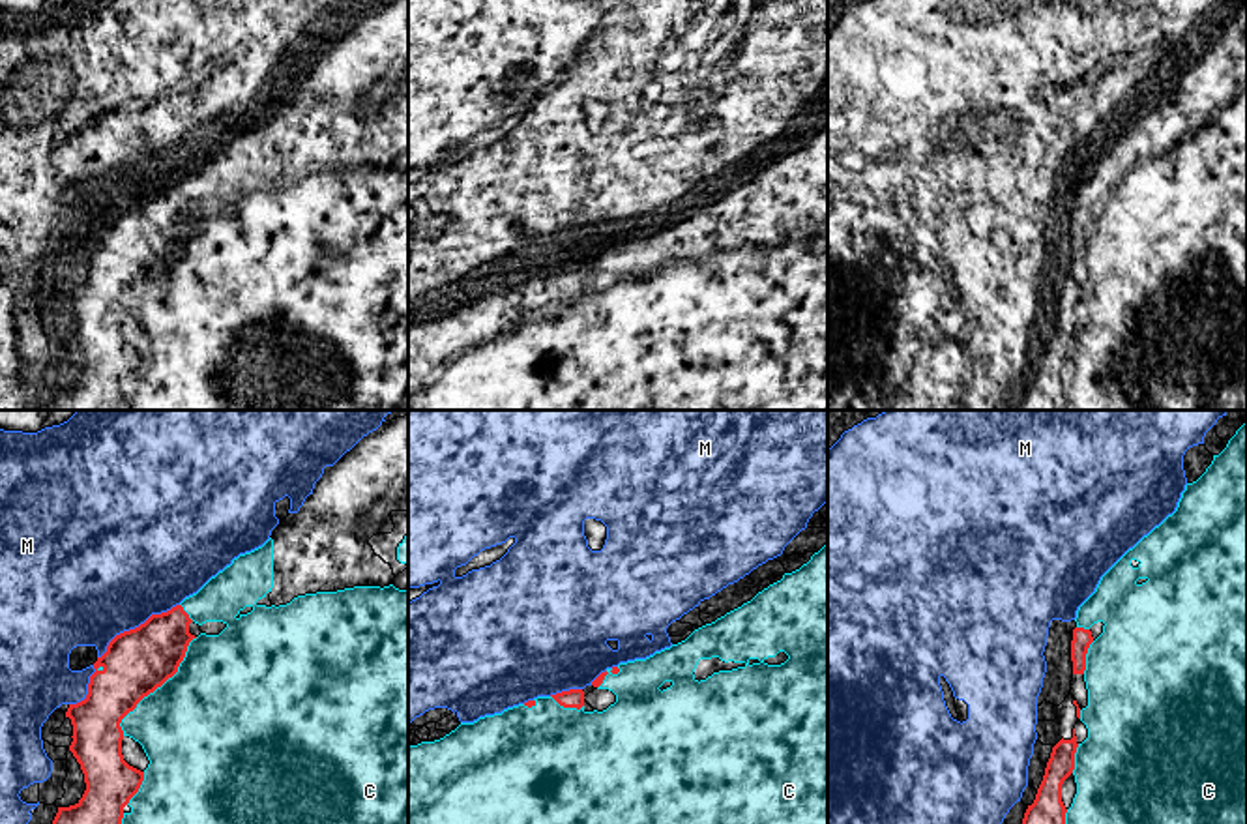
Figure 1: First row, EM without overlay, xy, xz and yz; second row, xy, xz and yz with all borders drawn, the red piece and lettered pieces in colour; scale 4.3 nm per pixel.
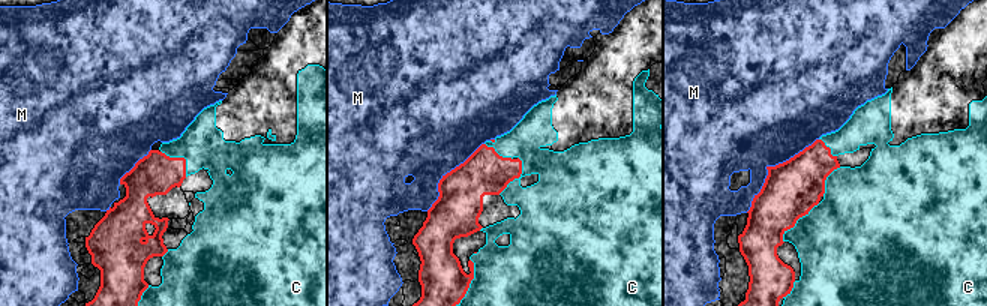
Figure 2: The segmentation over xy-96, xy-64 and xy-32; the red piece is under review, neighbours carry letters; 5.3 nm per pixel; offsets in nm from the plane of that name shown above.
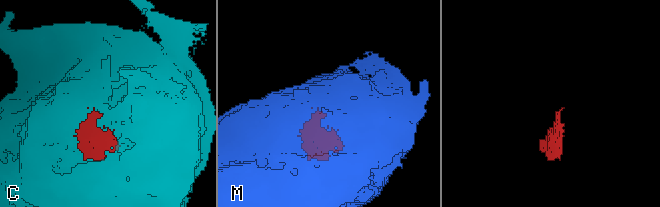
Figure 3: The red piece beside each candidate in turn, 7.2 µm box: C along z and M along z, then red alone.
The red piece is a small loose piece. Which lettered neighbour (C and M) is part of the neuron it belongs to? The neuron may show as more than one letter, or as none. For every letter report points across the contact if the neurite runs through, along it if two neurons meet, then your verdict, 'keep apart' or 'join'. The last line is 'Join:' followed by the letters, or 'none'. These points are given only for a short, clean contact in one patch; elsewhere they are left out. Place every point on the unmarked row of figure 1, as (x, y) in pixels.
C: join
M: keep apart
Join: C

